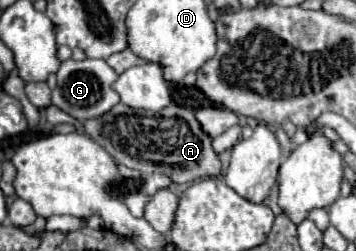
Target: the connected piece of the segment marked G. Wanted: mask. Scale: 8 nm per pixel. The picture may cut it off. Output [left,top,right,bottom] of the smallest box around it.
[51,58,119,120]

